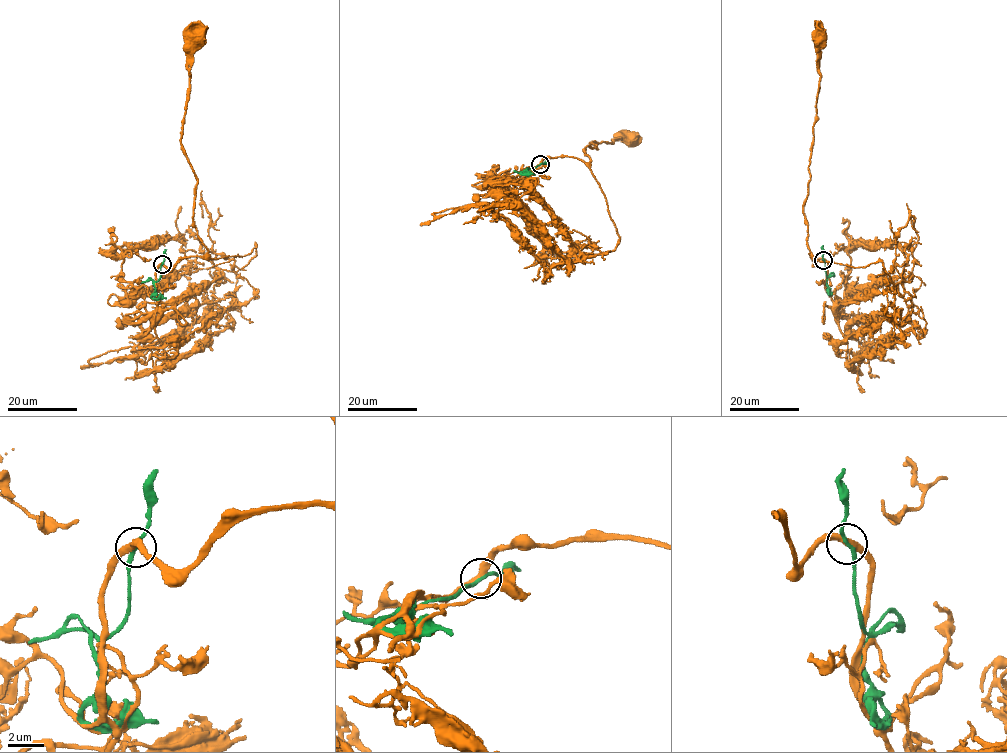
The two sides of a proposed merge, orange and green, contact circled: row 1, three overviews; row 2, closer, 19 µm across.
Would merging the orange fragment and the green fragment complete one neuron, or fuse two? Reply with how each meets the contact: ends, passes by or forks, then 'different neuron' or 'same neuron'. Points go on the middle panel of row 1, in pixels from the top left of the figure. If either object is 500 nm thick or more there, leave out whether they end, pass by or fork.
orange passes by | green passes by | different neuron

